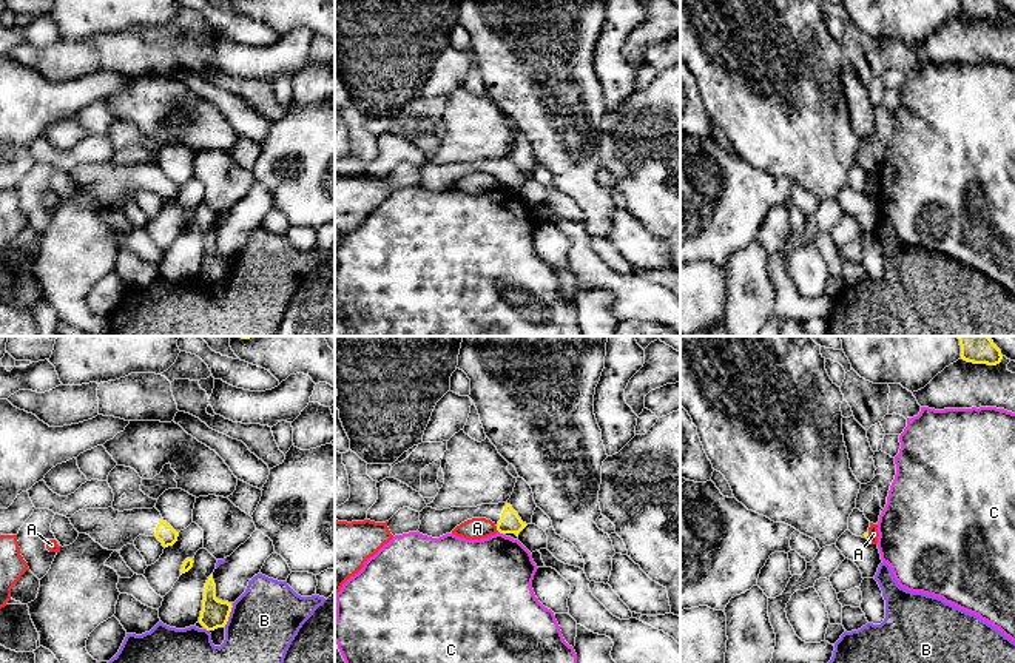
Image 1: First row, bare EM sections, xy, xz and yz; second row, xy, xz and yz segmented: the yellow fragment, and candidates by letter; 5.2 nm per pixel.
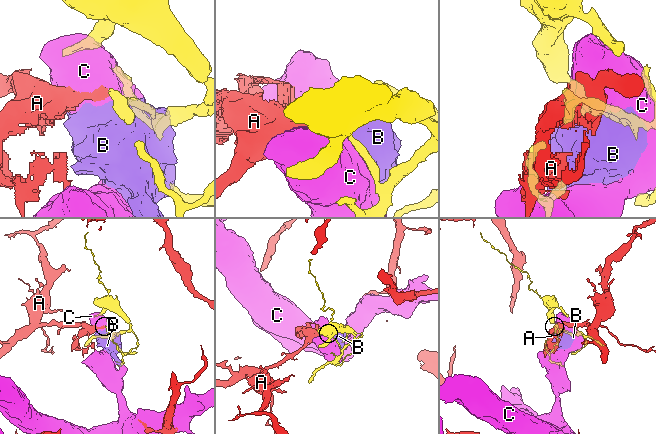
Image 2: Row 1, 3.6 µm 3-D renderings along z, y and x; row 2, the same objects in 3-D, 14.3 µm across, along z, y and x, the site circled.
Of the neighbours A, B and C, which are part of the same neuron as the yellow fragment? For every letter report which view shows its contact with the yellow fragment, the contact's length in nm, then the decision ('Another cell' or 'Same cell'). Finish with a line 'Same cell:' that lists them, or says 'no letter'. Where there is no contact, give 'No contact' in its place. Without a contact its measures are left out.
A: Touches yellow in xz. Shared border 40 nm. Another cell
B: Touches yellow in xy. Shared border 120 nm. Another cell
C: Touches yellow in xz. Shared border 30 nm. Another cell
Same cell: no letter

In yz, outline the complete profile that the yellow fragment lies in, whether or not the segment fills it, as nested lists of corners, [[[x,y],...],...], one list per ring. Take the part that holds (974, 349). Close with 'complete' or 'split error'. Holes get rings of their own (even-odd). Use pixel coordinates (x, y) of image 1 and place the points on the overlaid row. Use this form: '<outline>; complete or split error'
[[[958,336],[961,359],[973,364],[996,365],[1001,362],[1001,350],[989,336]]]; complete

